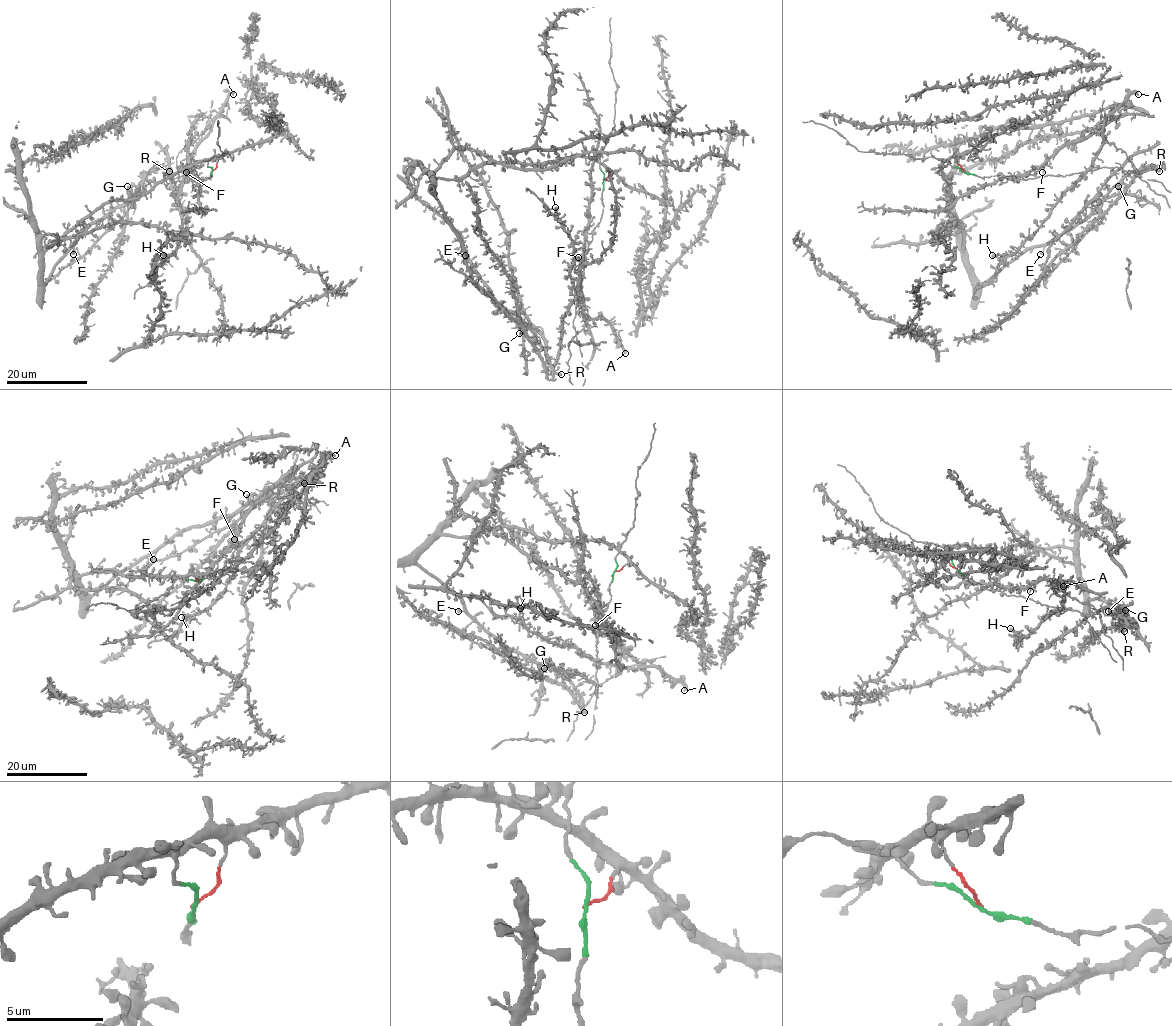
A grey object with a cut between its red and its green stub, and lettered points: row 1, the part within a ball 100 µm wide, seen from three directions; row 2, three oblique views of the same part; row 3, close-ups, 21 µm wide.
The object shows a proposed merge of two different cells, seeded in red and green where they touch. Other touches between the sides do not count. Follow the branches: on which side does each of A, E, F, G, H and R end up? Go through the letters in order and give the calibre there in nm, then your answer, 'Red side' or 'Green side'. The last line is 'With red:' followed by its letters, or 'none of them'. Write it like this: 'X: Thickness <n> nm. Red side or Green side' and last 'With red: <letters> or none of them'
A: Thickness 440 nm. Green side
E: Thickness 480 nm. Red side
F: Thickness 190 nm. Green side
G: Thickness 400 nm. Red side
H: Thickness 500 nm. Green side
R: Thickness 500 nm. Red side
With red: E, G, R

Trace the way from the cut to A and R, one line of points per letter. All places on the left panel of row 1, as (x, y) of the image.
A: (211, 171), (209, 178), (200, 180), (193, 177), (188, 173), (189, 158), (229, 94), (233, 94)
R: (211, 171), (216, 158), (101, 204), (43, 254), (42, 281), (157, 166), (169, 172)

